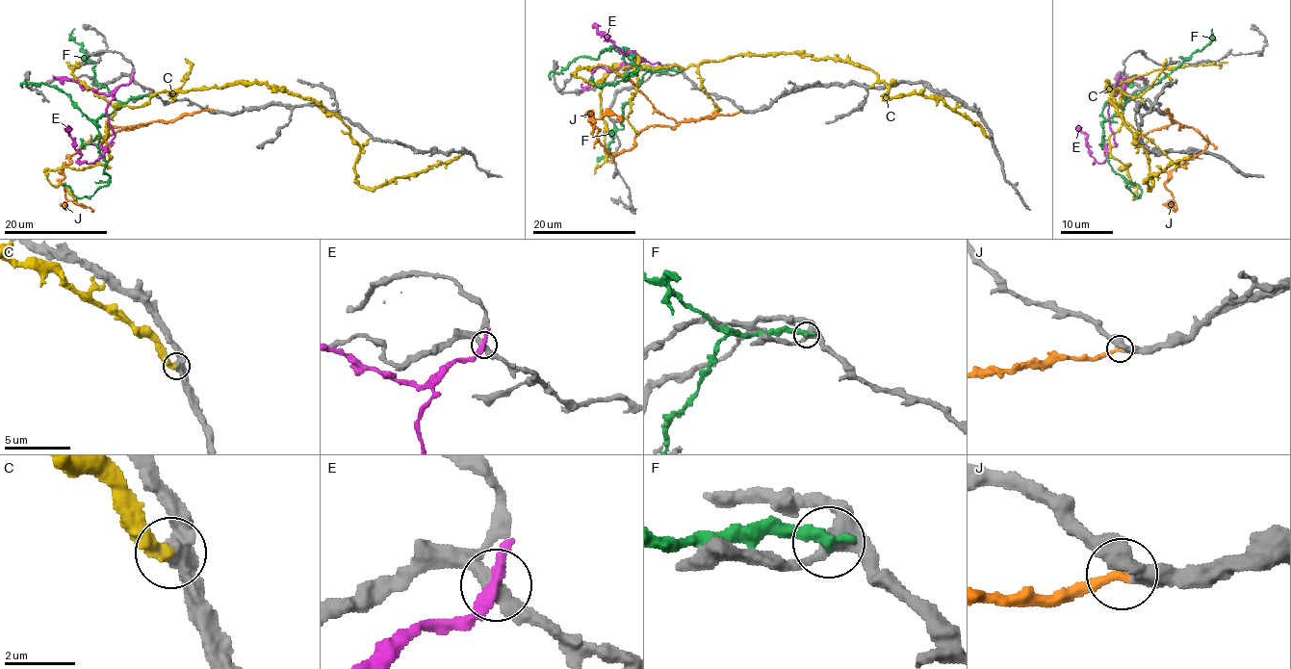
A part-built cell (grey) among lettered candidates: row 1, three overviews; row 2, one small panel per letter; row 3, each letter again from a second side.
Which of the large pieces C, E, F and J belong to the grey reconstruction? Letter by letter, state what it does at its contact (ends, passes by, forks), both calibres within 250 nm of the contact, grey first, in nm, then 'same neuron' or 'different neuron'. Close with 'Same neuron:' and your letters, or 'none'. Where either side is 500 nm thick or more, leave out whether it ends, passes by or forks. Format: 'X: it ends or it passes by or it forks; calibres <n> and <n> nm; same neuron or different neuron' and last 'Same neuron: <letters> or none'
C: calibres 650 and 400 nm; different neuron
E: it passes by; calibres 380 and 280 nm; different neuron
F: it ends; calibres 360 and 380 nm; different neuron
J: it ends; calibres 280 and 300 nm; same neuron
Same neuron: J

